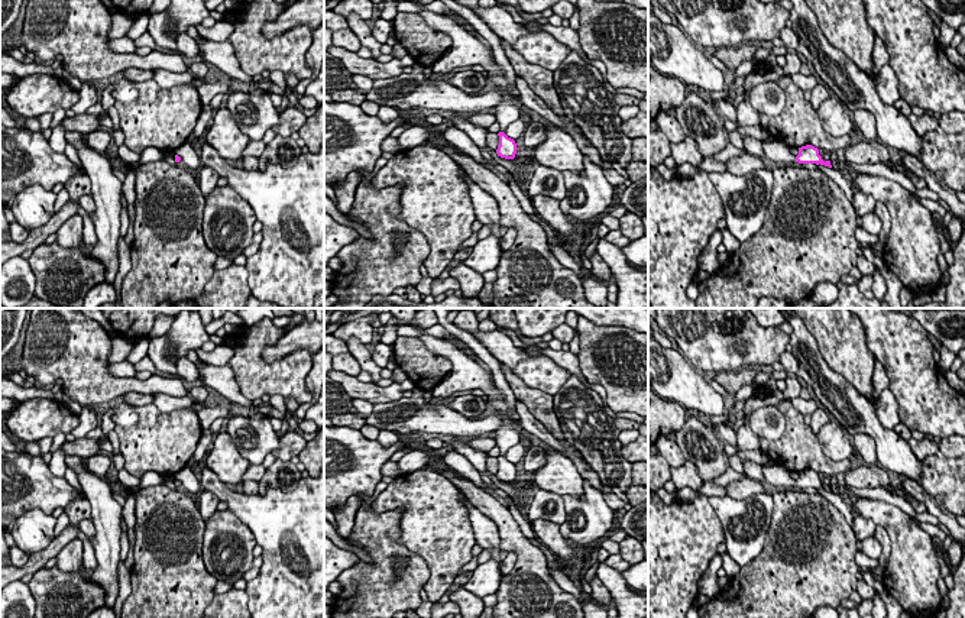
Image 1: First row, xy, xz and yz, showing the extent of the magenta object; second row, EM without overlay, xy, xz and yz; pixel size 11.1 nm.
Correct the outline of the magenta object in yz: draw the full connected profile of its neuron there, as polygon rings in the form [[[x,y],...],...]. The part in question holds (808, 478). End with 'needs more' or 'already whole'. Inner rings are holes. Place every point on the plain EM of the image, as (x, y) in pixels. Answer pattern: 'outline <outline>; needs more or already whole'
outline [[[781,465],[762,467],[762,473],[764,473],[764,482],[768,482],[770,485],[775,488],[784,488],[784,489],[793,489],[794,486],[816,488],[816,489],[820,488],[820,489],[832,492],[830,485],[825,486],[822,481],[819,479],[819,473],[812,469],[799,472],[797,481],[791,479],[790,472]]]; needs more

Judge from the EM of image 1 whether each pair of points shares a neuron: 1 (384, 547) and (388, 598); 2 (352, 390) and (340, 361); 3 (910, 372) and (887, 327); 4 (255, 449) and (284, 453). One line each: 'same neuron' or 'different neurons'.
1: same neuron
2: different neurons
3: same neuron
4: different neurons

